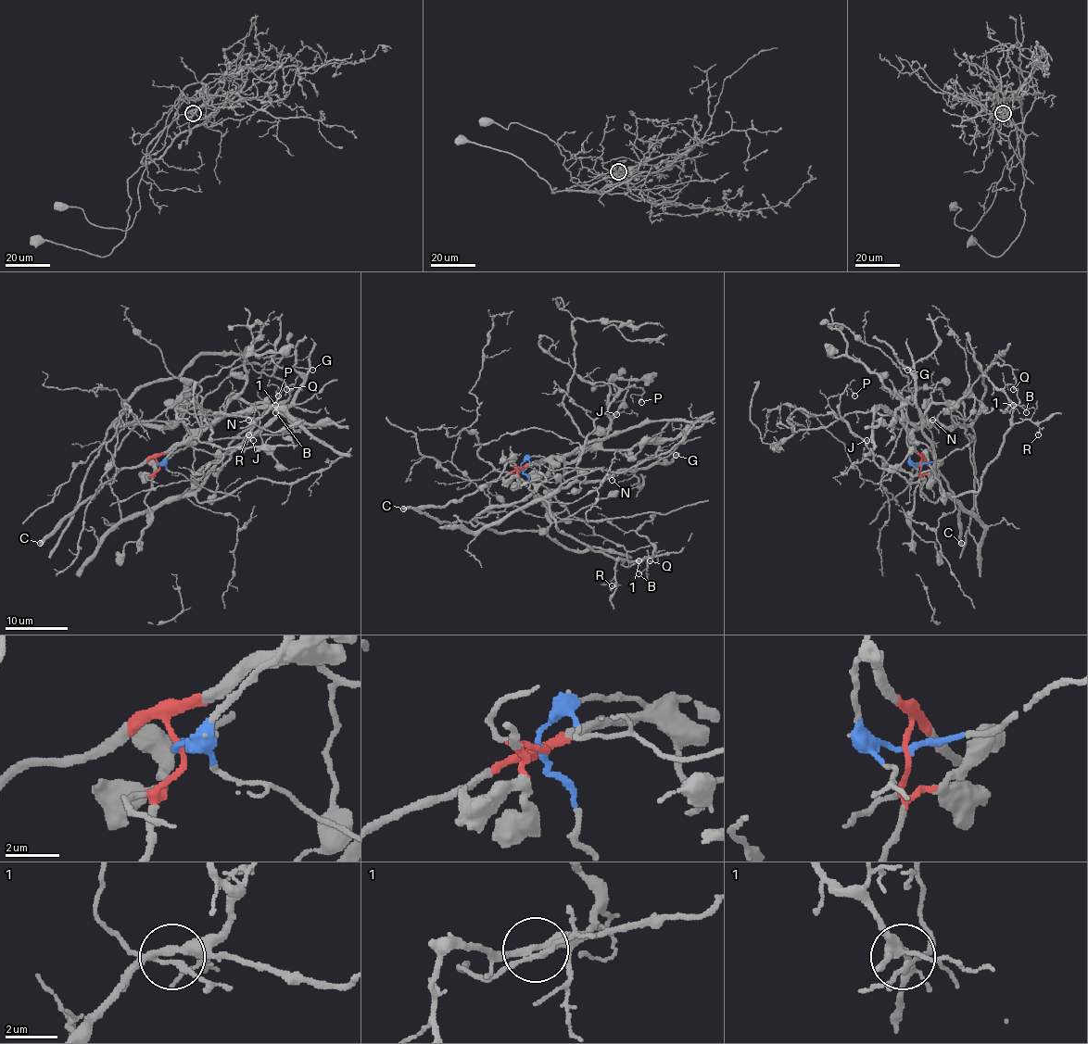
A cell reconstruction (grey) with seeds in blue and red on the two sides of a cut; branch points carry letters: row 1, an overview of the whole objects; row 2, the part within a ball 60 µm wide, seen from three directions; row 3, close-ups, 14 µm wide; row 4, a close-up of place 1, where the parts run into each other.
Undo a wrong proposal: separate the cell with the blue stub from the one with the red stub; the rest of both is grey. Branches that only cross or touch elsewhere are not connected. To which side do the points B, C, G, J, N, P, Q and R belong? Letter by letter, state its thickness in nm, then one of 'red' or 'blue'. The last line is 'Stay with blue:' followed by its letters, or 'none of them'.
B: 100 nm | red
C: 440 nm | red
G: 80 nm | red
J: 110 nm | red
N: 100 nm | red
P: 110 nm | red
Q: 130 nm | red
R: 150 nm | red
Stay with blue: none of them

